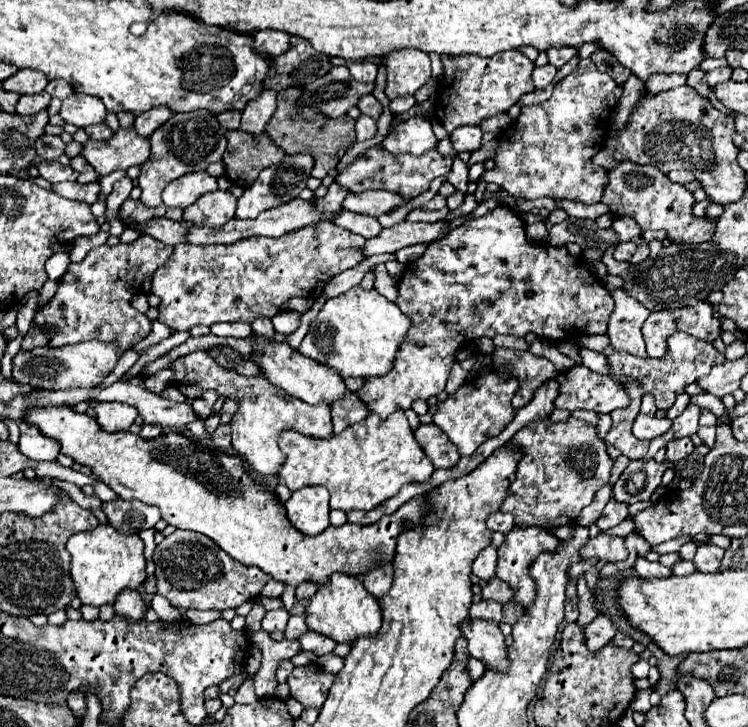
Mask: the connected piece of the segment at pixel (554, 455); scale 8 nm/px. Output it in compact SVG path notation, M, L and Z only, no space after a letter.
M545 417L531 421L515 433L511 445L525 453L517 465L517 477L509 487L509 495L501 505L501 511L509 511L515 517L515 525L539 525L549 531L573 525L581 509L609 481L613 461L607 455L605 443L599 439L597 427L581 419L569 417L567 421L553 423Z

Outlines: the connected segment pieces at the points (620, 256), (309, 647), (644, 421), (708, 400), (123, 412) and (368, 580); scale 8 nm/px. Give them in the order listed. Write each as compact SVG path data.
M629 241L629 243L619 243L619 245L615 247L613 257L615 257L617 261L629 261L629 259L633 257L633 253L635 253L635 243Z
M307 631L303 637L299 637L299 643L301 643L301 649L303 651L311 651L315 655L327 655L335 649L335 641L331 637L325 637L325 635L319 635L315 631Z
M639 413L635 423L633 423L633 433L639 439L653 439L653 437L667 433L669 429L671 429L669 419L657 419L657 417L649 417L643 413Z
M701 393L701 395L691 397L691 403L699 405L699 407L703 407L703 409L709 409L717 419L723 419L723 423L725 423L725 419L729 419L729 417L725 415L725 405L723 405L723 403L721 403L721 399L719 399L719 397L715 397L715 395Z
M97 403L95 413L97 423L109 433L127 431L137 417L137 409L123 403Z
M381 563L375 569L369 569L363 577L361 577L365 589L375 595L377 599L383 597L393 583L393 565L391 563Z

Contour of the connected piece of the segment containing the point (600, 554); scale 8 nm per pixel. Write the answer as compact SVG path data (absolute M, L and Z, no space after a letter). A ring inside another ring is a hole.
M599 533L597 537L589 539L581 547L581 557L583 559L603 559L603 561L623 561L627 559L627 549L623 545L621 537L611 537L607 533Z

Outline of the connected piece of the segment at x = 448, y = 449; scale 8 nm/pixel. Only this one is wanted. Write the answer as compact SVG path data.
M419 425L415 429L415 439L419 441L421 449L425 451L425 455L431 459L433 467L441 469L441 467L451 467L455 465L455 461L459 461L459 453L457 449L451 445L451 441L447 441L447 435L441 429L435 429L435 425Z

